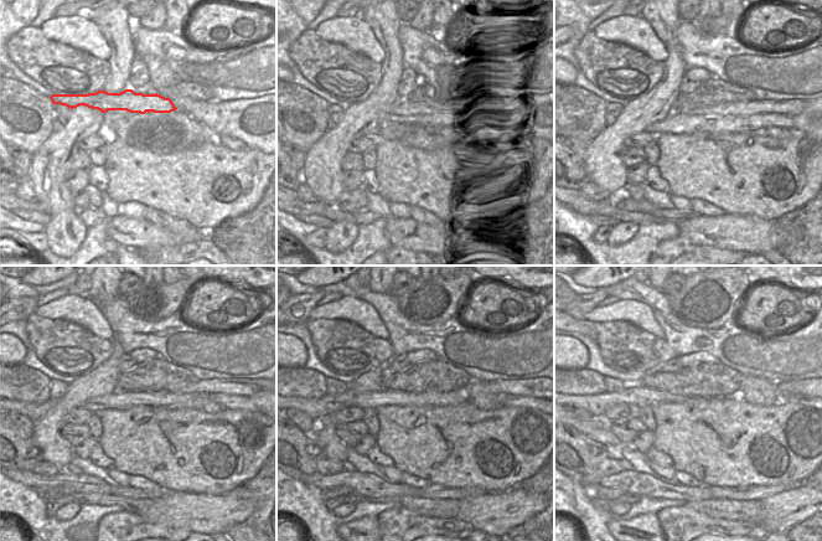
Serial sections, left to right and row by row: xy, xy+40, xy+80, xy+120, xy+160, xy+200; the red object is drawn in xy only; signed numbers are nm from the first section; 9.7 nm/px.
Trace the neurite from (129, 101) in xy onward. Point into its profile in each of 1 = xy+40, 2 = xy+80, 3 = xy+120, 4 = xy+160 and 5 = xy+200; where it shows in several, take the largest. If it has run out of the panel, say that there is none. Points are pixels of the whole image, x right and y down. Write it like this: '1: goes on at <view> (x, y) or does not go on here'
1: goes on at xy+40 (402, 106)
2: goes on at xy+80 (794, 107)
3: goes on at xy+120 (247, 387)
4: goes on at xy+160 (527, 387)
5: goes on at xy+200 (805, 387)

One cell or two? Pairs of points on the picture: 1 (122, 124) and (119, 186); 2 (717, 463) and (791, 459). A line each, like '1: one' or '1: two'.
1: two
2: one

